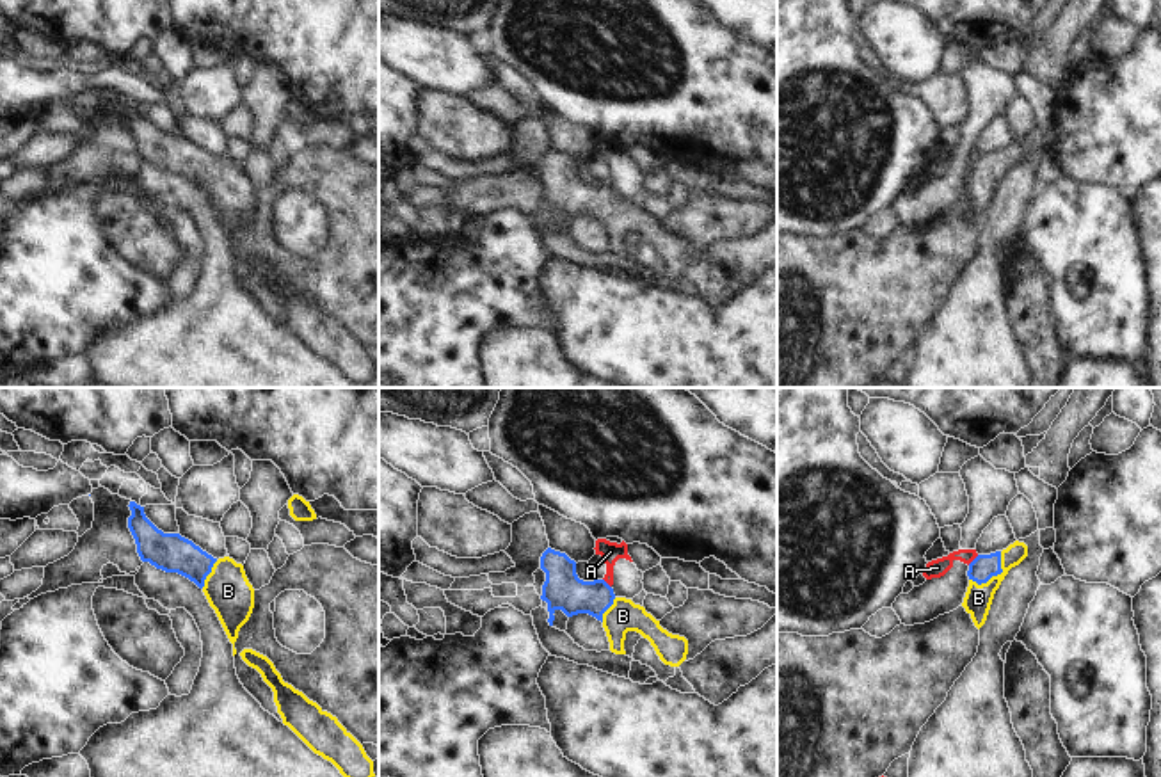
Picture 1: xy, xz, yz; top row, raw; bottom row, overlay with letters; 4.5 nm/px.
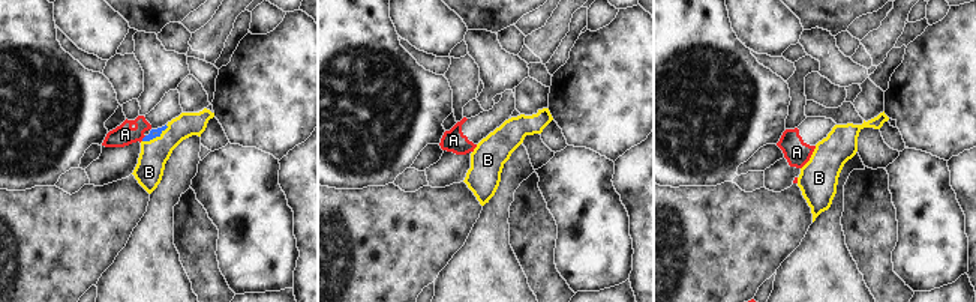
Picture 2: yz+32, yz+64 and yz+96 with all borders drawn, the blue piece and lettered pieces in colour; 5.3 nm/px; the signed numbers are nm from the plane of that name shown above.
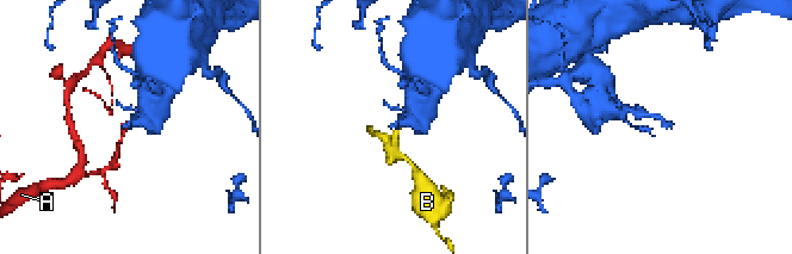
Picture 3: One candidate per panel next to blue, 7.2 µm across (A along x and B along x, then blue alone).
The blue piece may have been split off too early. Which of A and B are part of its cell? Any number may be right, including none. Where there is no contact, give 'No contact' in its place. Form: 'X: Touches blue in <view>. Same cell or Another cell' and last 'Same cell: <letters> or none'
A: Touches blue in yz. Another cell
B: Touches blue in yz. Same cell
Same cell: B

